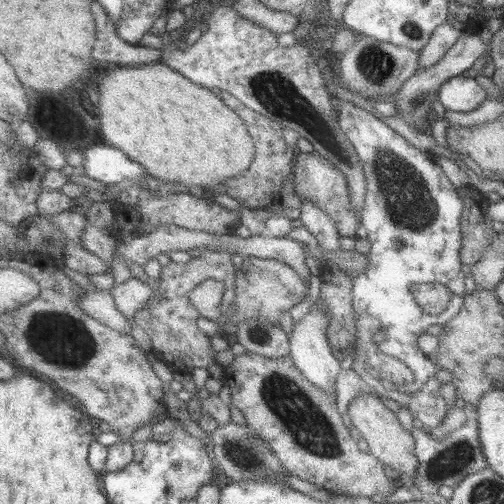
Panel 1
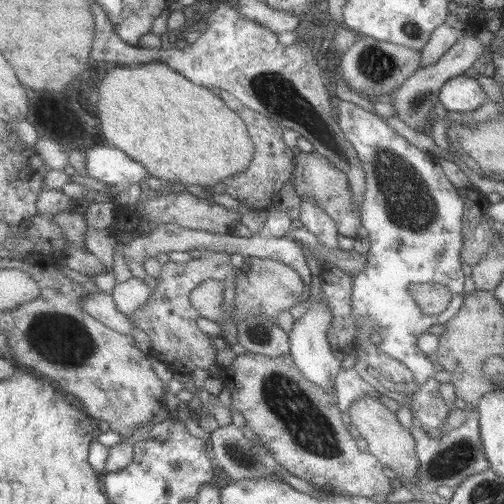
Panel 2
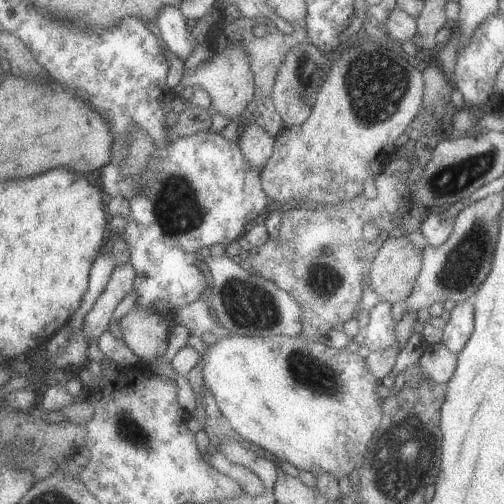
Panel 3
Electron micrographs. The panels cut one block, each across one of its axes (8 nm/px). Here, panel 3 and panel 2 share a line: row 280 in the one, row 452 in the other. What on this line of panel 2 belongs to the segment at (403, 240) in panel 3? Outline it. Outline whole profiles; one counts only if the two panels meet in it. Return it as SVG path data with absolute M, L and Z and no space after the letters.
M365 396L365 398L359 398L359 402L351 404L349 416L351 416L351 422L355 424L355 428L361 432L361 436L369 444L369 452L375 454L387 468L393 468L399 474L399 480L409 478L413 482L413 486L417 486L419 468L421 468L417 440L407 428L401 426L397 414L391 412L383 402L379 402L379 398Z

